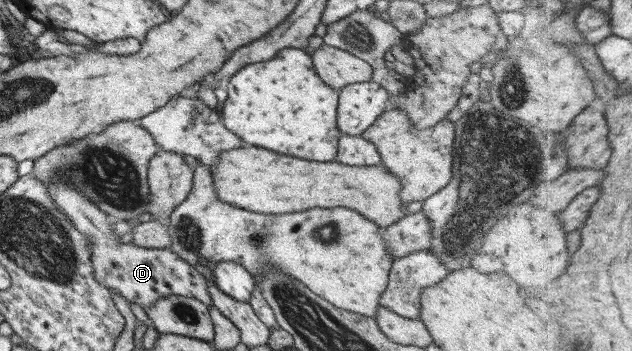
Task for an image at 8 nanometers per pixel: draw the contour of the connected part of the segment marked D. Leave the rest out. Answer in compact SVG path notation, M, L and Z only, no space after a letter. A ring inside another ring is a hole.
M55 175L55 179L51 179L51 183L46 187L51 202L73 222L75 230L87 236L94 279L102 287L121 294L128 305L129 302L134 302L141 308L150 307L151 303L169 295L197 299L208 309L212 306L212 300L207 291L207 281L197 267L183 261L179 255L168 248L147 249L137 247L130 242L120 243L119 235L116 235L111 225L107 223L107 215L99 211L79 191L75 191L75 187L67 183L67 177Z

